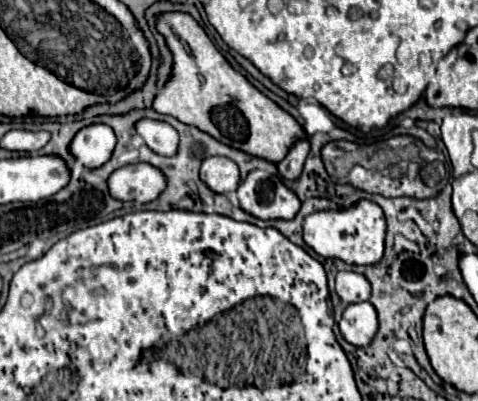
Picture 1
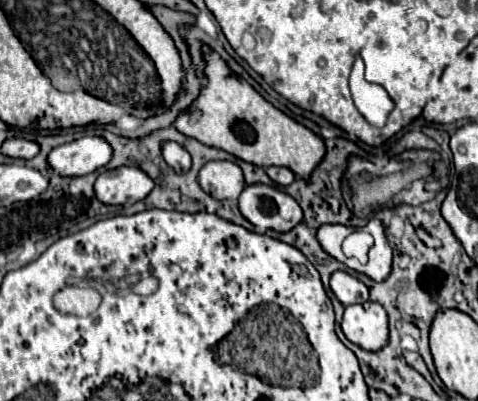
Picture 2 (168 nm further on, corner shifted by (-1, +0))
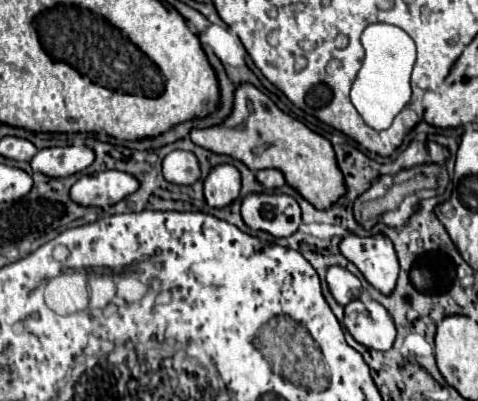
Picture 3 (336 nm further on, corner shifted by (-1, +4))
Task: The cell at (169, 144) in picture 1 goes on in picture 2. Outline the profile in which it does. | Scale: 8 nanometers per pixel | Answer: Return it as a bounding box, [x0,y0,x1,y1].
[163,143,191,173]

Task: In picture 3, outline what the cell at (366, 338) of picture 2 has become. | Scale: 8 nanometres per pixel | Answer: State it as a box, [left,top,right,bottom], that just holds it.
[345,295,395,351]

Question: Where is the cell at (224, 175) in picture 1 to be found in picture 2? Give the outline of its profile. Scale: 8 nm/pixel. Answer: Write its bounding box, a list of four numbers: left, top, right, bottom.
[199,161,245,201]

